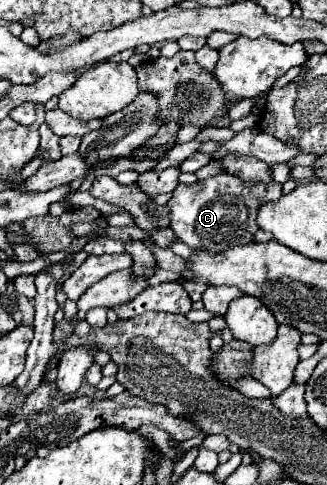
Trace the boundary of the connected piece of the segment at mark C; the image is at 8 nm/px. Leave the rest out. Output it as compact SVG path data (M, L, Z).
M229 173L203 179L195 185L177 185L173 199L167 203L171 209L171 229L177 239L191 249L205 249L209 253L223 253L233 245L247 245L259 231L259 207L281 197L279 183L247 183Z

